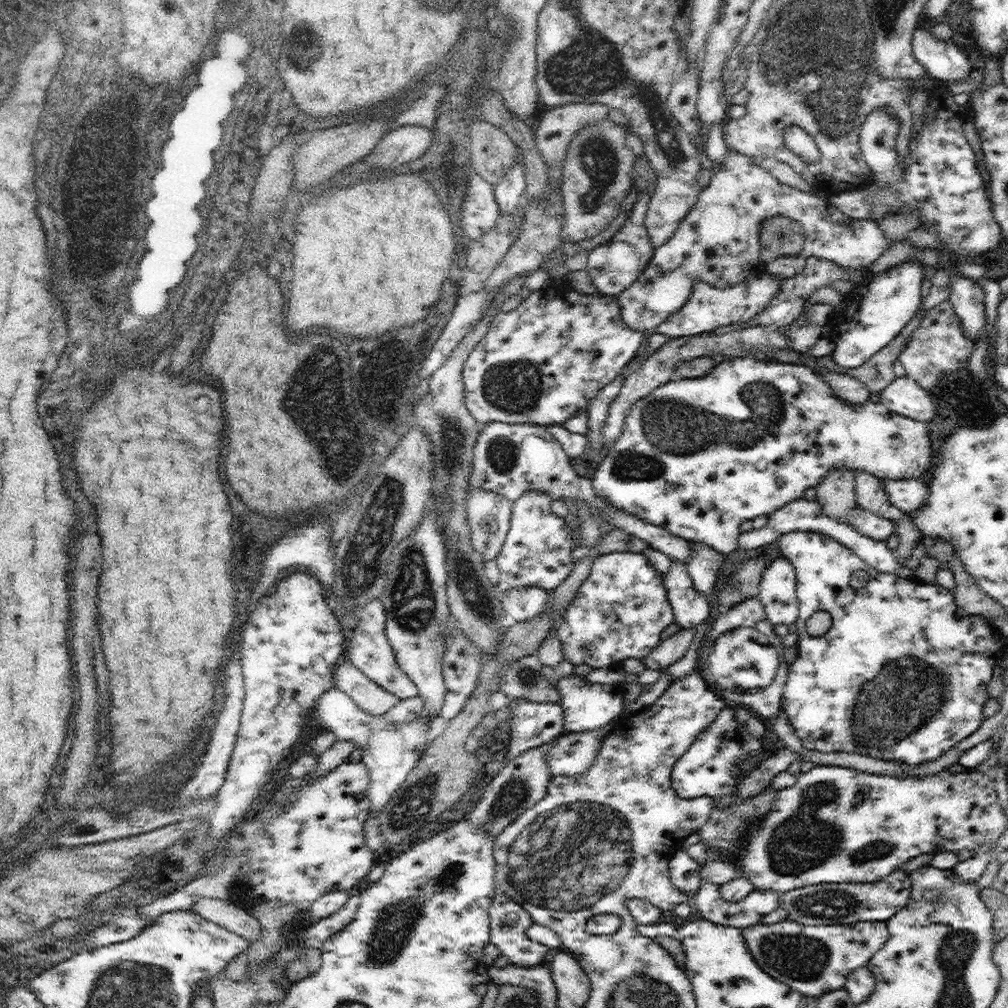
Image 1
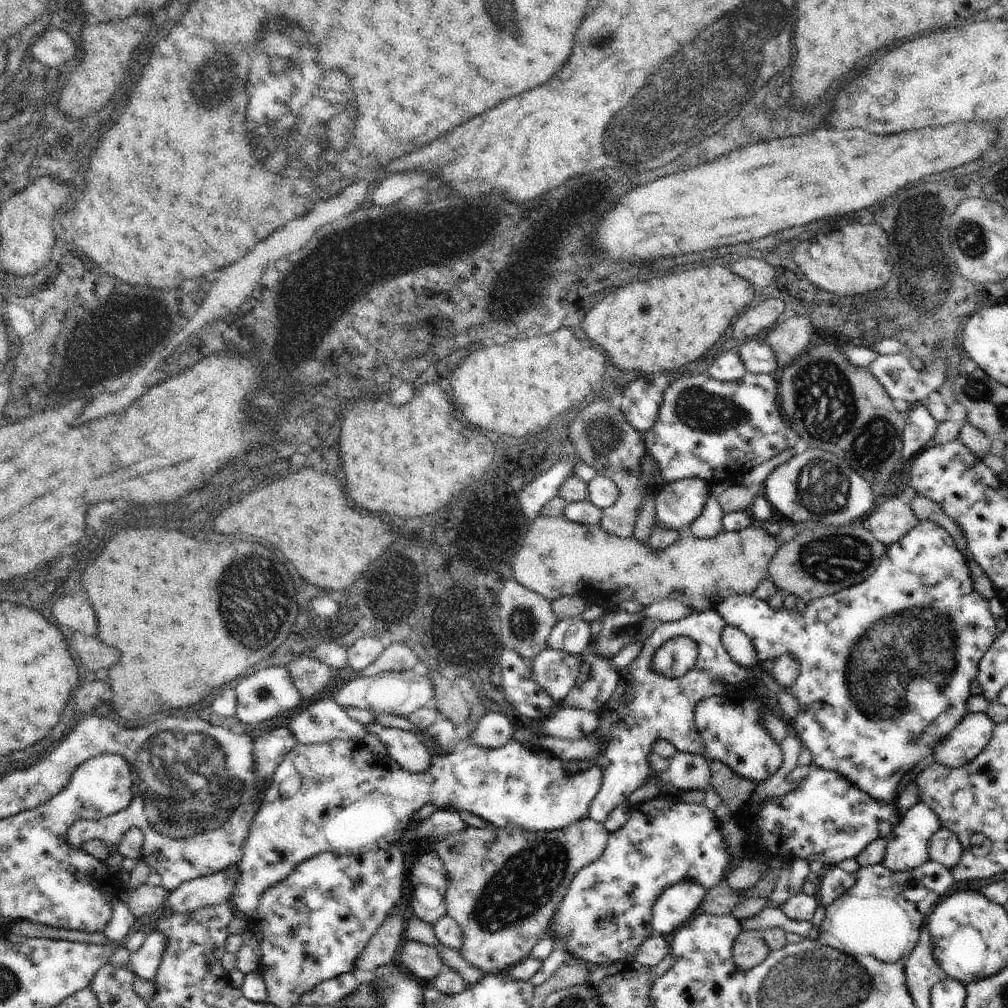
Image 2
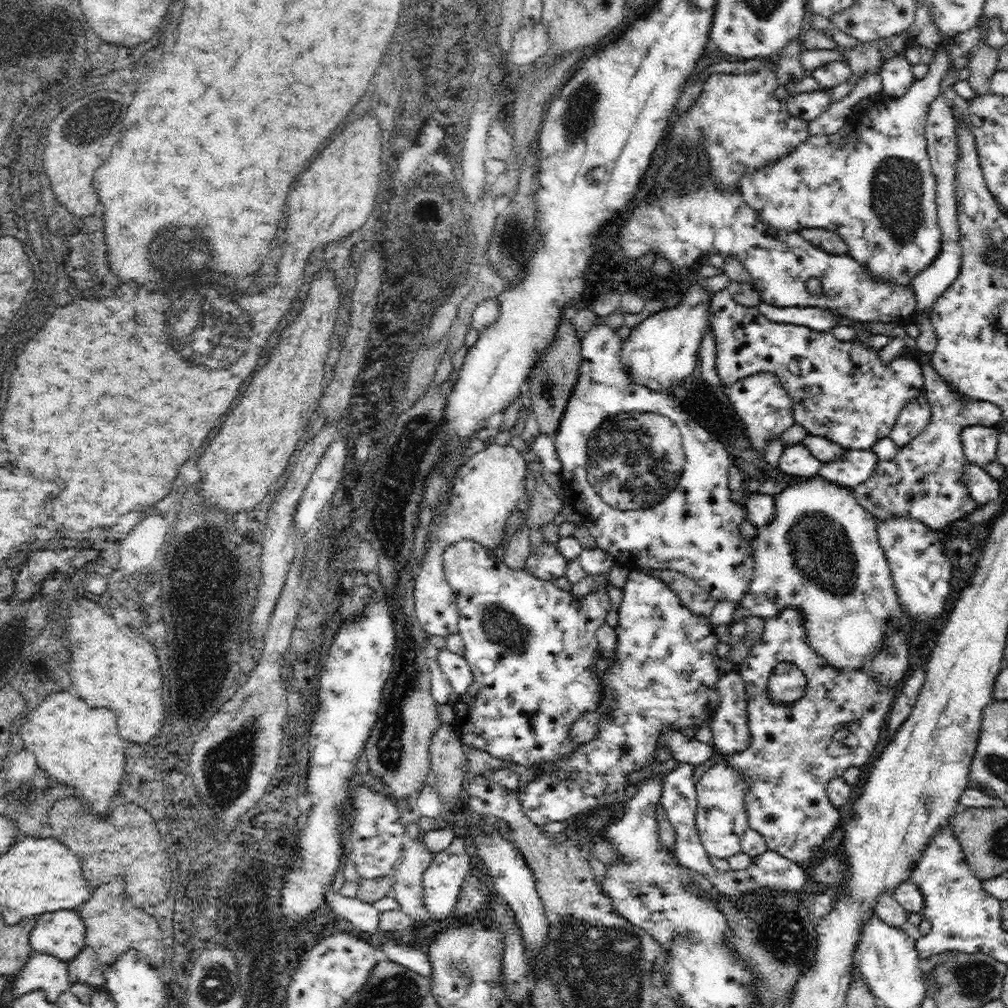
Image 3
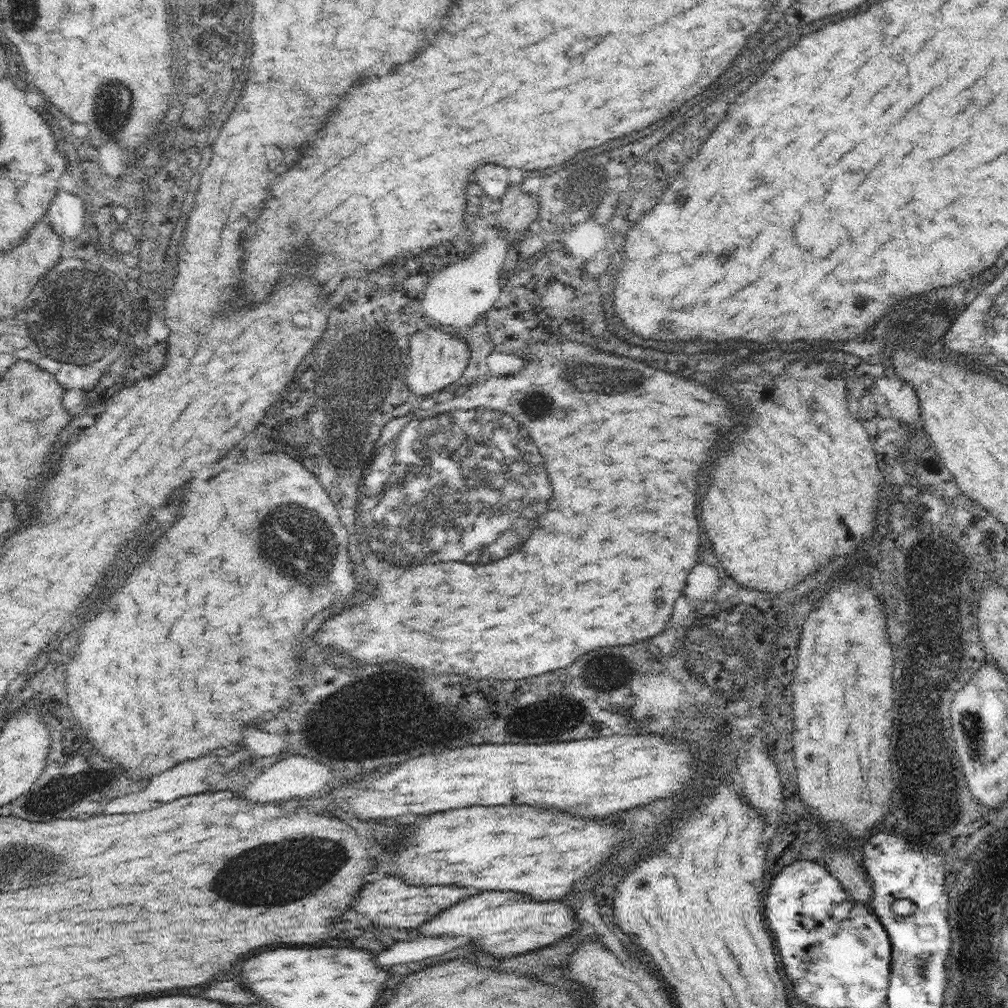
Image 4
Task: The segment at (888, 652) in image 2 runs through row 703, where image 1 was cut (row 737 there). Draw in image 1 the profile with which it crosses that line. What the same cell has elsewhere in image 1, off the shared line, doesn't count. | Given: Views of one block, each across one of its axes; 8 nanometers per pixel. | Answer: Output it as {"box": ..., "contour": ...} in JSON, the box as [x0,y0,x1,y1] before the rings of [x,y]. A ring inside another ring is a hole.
{"box":[779,532,1007,766],"contour":[[[791,532],[791,534],[783,534],[779,540],[779,552],[781,556],[795,568],[795,582],[797,582],[797,590],[795,596],[799,600],[799,616],[797,616],[797,658],[789,664],[787,670],[787,682],[785,682],[785,690],[781,696],[781,710],[787,714],[787,720],[793,728],[793,732],[797,734],[797,738],[803,742],[803,746],[807,750],[819,750],[819,752],[851,752],[851,754],[863,754],[863,756],[871,756],[871,758],[879,758],[879,760],[887,760],[887,762],[895,762],[895,764],[905,764],[905,766],[919,766],[919,764],[927,764],[933,762],[935,758],[943,756],[947,750],[951,750],[953,746],[957,746],[963,738],[967,738],[969,734],[973,734],[981,722],[985,720],[983,716],[983,706],[989,702],[989,694],[987,694],[987,684],[991,680],[993,668],[997,668],[997,664],[1007,656],[1007,640],[1005,636],[999,634],[999,630],[993,628],[991,620],[985,620],[981,616],[963,616],[963,612],[957,608],[953,592],[947,592],[943,586],[935,584],[925,584],[921,580],[917,580],[915,576],[911,578],[899,578],[897,574],[891,572],[875,572],[871,566],[863,564],[851,550],[847,550],[845,546],[841,546],[835,538],[829,538],[827,534],[821,532]],[[853,572],[867,572],[869,580],[865,586],[861,588],[851,588],[851,574]],[[815,612],[827,612],[831,616],[831,628],[821,634],[821,636],[809,636],[805,622],[815,614]]]}

